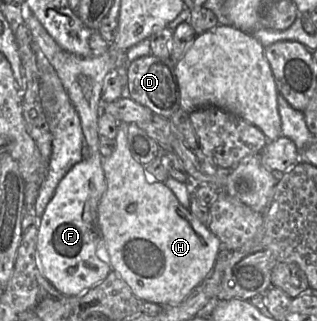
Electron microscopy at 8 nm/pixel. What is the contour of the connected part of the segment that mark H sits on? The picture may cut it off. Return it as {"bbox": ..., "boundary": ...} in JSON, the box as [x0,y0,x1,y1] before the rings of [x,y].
{"bbox":[98,123,221,305],"boundary":[[[119,123],[115,137],[115,150],[109,157],[102,157],[106,190],[98,204],[98,220],[109,262],[131,288],[133,294],[144,302],[159,305],[178,305],[210,273],[221,249],[220,240],[188,209],[184,208],[164,183],[152,179],[145,172],[145,165],[131,155],[127,142],[126,123]]]}

